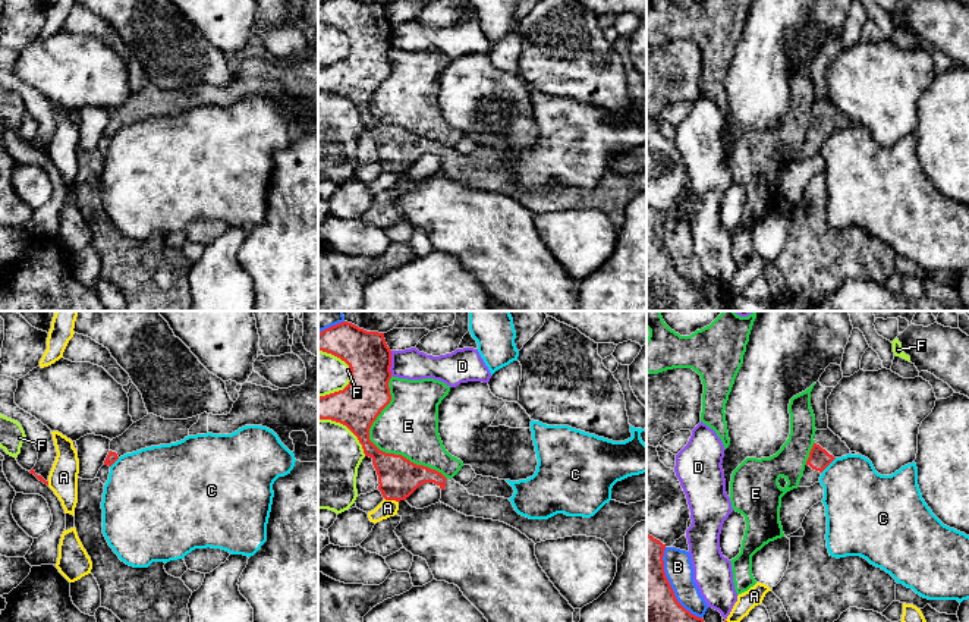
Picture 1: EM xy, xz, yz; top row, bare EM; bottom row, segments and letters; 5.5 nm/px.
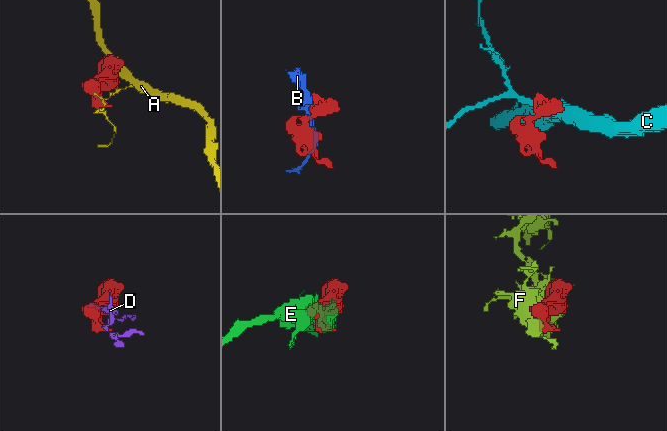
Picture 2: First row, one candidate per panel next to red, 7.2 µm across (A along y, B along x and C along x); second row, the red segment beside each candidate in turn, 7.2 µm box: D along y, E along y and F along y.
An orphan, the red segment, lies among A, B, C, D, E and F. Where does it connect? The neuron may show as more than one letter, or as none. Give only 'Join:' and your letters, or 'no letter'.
Join: no letter

